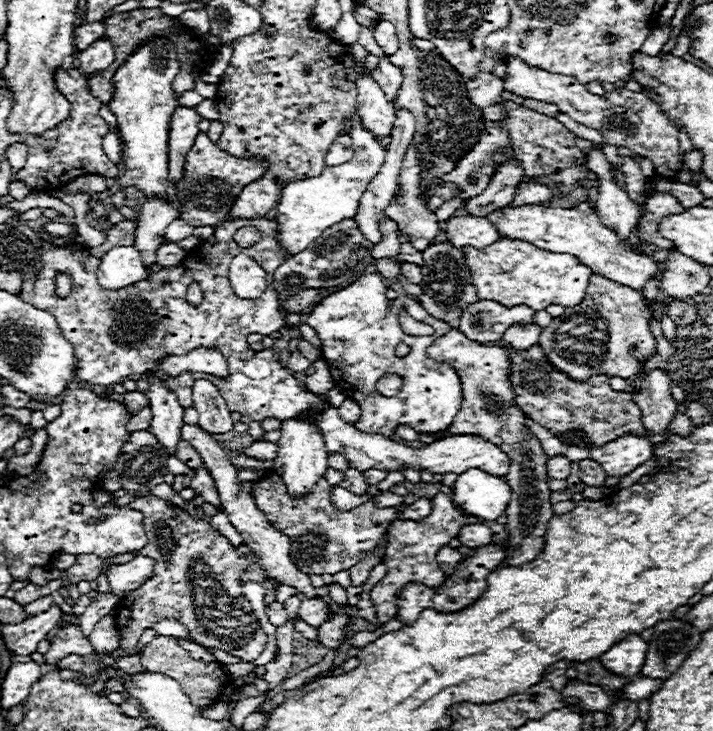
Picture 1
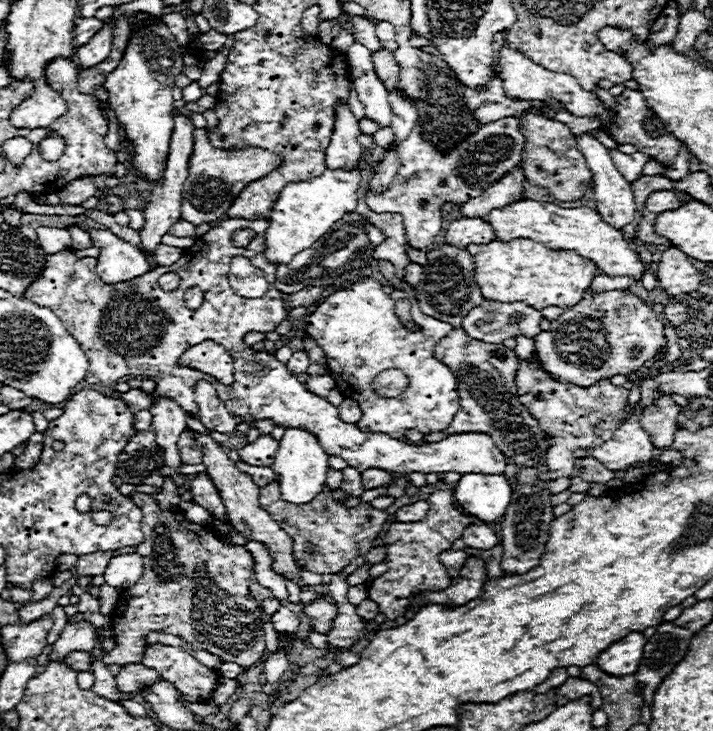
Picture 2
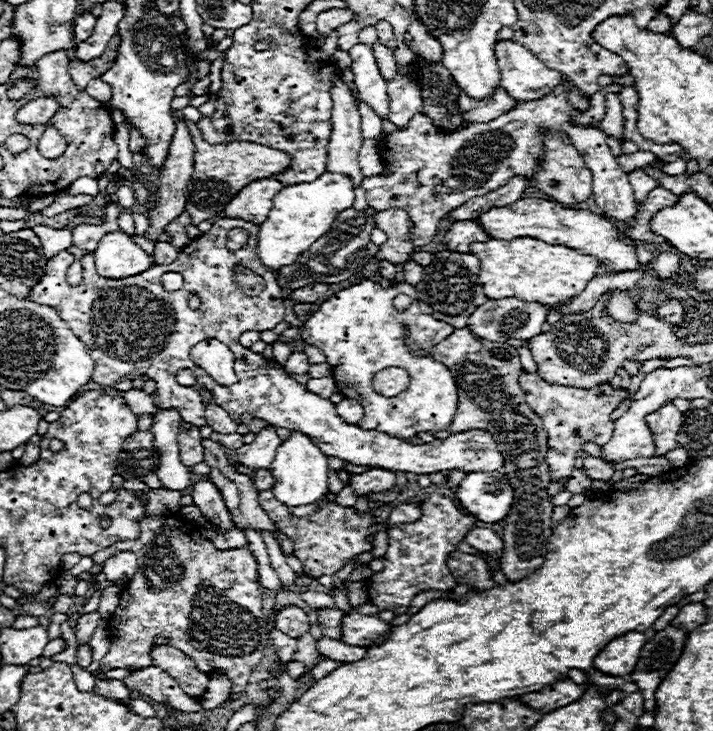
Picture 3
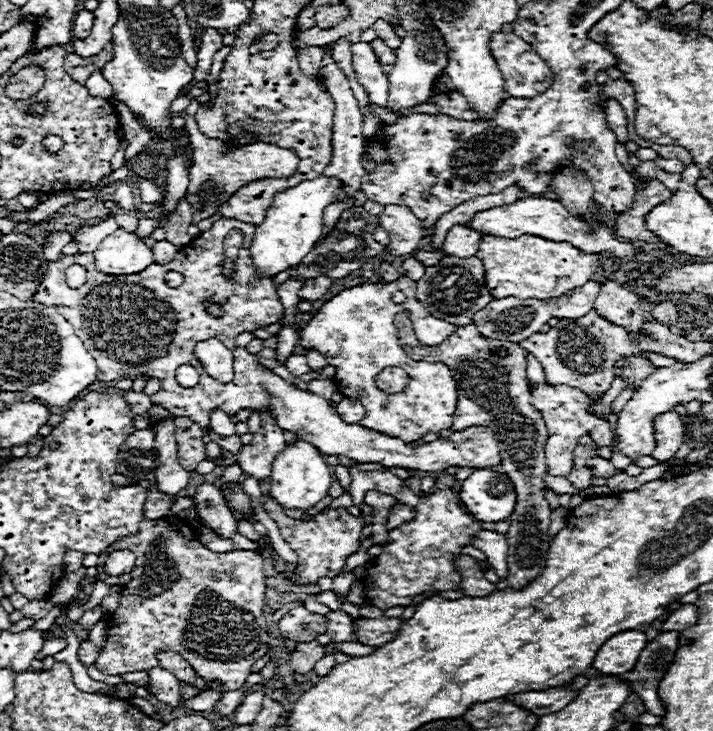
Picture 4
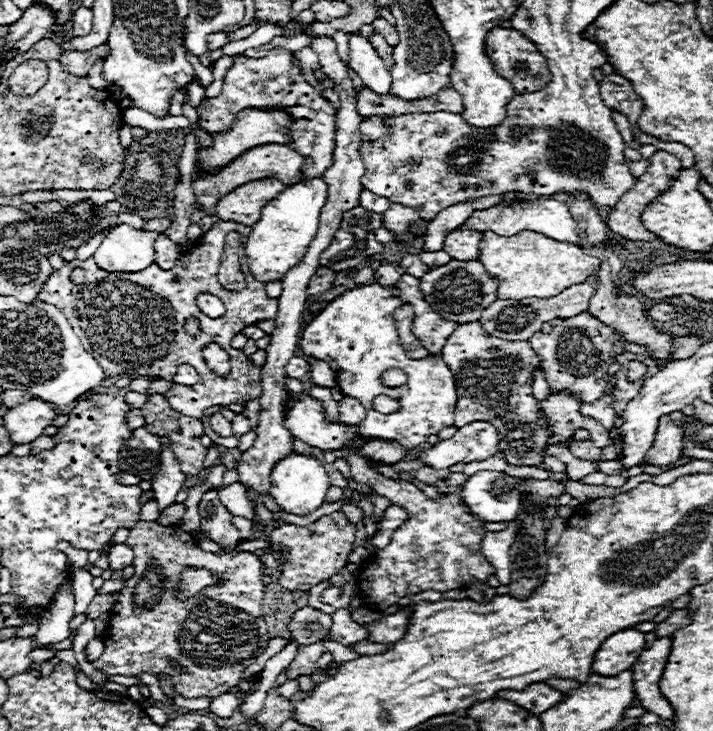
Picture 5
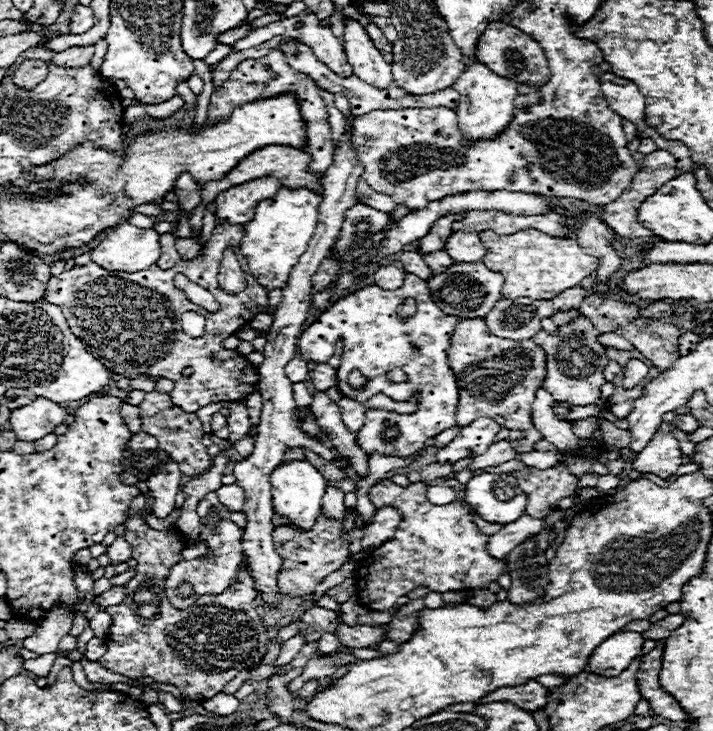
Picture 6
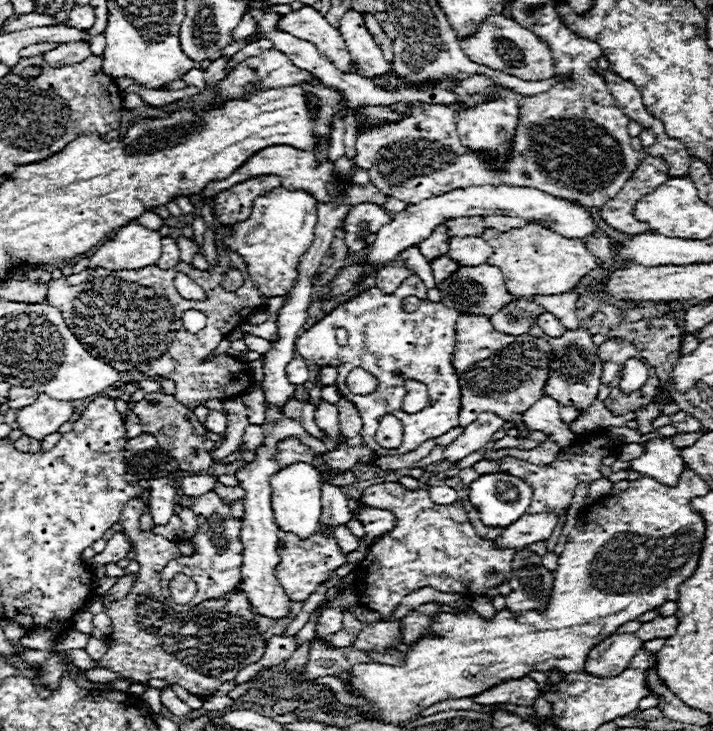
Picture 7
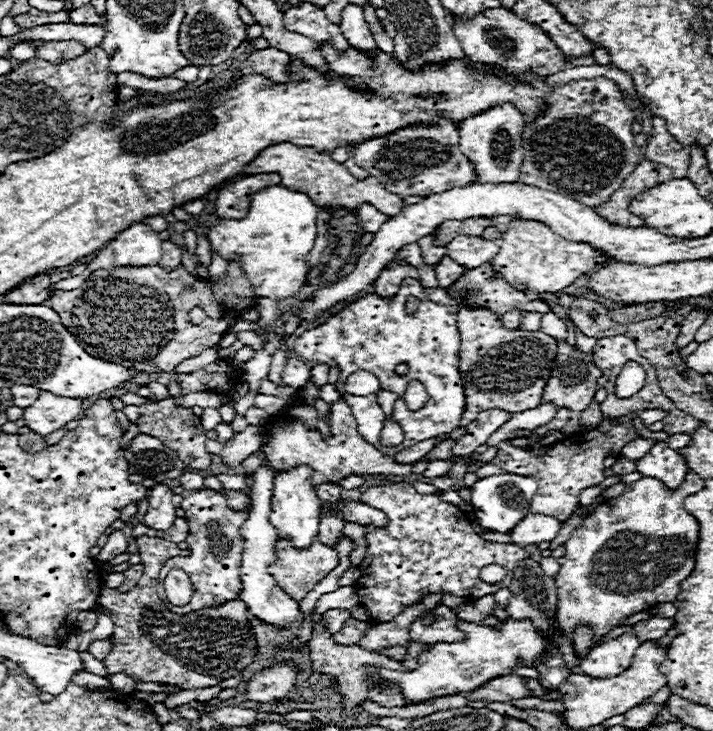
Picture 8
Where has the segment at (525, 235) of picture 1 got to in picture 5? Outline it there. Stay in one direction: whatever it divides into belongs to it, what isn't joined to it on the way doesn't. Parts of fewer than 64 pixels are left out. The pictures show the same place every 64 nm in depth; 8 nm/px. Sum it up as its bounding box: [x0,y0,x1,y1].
[460,200,578,244]

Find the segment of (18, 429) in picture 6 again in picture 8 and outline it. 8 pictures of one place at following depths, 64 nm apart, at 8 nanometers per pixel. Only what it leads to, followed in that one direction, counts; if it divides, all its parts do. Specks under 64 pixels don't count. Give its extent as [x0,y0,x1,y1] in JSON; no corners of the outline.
[24,392,84,436]

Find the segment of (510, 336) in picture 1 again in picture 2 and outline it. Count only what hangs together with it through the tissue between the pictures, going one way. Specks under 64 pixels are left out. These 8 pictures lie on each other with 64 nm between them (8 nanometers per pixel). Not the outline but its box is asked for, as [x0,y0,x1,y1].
[514,336,534,362]

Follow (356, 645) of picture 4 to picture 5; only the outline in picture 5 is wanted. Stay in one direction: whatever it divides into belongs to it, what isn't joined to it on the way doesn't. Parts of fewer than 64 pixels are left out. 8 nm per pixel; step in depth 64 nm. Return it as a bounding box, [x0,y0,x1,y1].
[350,642,388,654]

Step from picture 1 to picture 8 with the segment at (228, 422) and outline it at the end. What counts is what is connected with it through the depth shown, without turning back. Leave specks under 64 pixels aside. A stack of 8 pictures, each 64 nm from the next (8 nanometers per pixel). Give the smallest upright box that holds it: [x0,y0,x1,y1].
[200,408,220,430]

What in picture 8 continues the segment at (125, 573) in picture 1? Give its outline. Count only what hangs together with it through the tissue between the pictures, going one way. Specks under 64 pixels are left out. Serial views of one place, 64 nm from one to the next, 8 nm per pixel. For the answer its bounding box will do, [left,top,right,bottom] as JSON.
[96,530,128,564]

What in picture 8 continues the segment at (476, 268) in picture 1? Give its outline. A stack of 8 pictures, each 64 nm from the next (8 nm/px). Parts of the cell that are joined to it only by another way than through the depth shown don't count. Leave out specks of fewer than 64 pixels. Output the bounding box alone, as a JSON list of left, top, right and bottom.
[482,218,608,292]

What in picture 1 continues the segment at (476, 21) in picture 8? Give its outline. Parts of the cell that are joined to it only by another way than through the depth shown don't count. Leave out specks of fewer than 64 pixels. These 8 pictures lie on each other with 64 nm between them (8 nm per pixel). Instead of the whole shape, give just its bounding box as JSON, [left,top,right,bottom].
[504,56,680,180]

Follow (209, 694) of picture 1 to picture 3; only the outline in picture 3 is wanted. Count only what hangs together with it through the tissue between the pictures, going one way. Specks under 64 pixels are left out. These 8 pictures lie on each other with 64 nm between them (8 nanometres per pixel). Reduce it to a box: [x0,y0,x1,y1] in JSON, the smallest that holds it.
[152,646,210,698]

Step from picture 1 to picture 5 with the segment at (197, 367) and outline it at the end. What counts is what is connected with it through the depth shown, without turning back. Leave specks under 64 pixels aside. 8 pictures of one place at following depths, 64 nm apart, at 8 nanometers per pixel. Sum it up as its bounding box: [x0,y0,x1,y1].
[204,344,230,374]

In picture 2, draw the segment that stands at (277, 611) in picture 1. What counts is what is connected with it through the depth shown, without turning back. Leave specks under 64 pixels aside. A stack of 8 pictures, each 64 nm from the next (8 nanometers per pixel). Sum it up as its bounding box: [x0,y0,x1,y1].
[272,606,300,634]

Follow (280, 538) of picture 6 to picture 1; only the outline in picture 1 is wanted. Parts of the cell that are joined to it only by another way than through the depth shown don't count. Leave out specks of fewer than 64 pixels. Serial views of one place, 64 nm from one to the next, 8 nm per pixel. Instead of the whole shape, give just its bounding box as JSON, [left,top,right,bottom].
[254,470,402,574]

